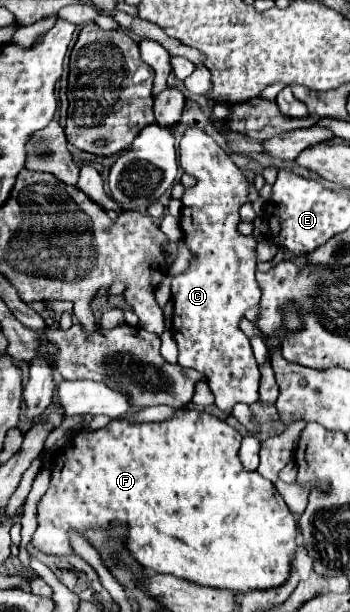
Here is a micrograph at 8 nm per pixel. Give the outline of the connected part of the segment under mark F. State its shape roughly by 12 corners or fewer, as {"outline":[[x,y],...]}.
{"outline":[[203,411],[83,423],[31,543],[125,525],[143,569],[245,593],[295,521]]}

